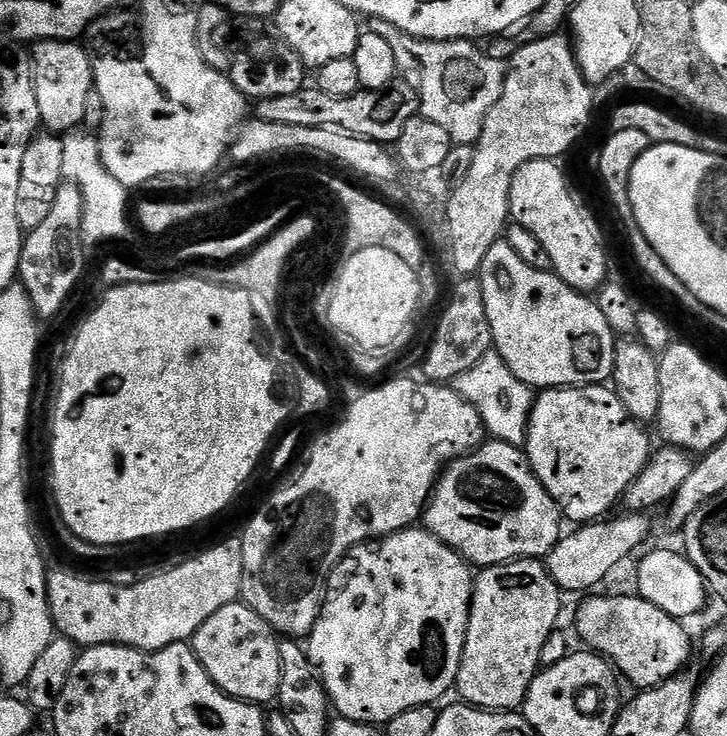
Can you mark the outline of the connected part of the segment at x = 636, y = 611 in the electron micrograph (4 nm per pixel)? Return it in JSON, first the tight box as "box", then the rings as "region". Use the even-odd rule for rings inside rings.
{"box":[575,594,694,689],"region":[[[596,594],[589,595],[589,600],[582,601],[576,612],[575,635],[585,649],[609,661],[625,681],[628,679],[633,684],[633,689],[655,688],[687,665],[684,663],[692,656],[694,640],[688,637],[681,621],[637,594],[594,595]]]}

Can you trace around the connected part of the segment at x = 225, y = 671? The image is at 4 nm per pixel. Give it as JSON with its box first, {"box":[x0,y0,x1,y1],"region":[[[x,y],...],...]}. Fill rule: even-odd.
{"box":[190,602,282,706],"region":[[[243,602],[227,604],[218,610],[218,614],[210,614],[206,622],[192,635],[190,641],[198,662],[210,674],[210,678],[223,690],[227,696],[235,700],[247,700],[250,704],[268,706],[280,694],[280,679],[282,678],[282,662],[280,661],[280,640],[277,633],[269,626],[256,611]]]}

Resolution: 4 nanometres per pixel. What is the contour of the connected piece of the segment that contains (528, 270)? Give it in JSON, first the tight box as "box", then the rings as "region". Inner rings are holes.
{"box":[478,238,617,388],"region":[[[504,238],[490,246],[490,254],[486,254],[482,262],[478,279],[486,302],[486,318],[490,322],[495,351],[500,353],[504,365],[529,388],[567,388],[611,381],[617,337],[591,295],[571,288],[551,270],[543,272],[534,270],[534,266],[526,266],[526,262],[510,250]]]}

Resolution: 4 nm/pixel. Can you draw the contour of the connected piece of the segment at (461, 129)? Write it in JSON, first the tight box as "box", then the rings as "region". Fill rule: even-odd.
{"box":[378,22,506,145],"region":[[[384,22],[388,32],[378,32],[393,50],[396,60],[401,62],[418,60],[420,70],[420,111],[428,121],[445,127],[456,144],[475,145],[479,140],[485,118],[497,104],[504,89],[506,68],[485,54],[473,41],[469,40],[420,40],[399,30],[390,22]]]}

